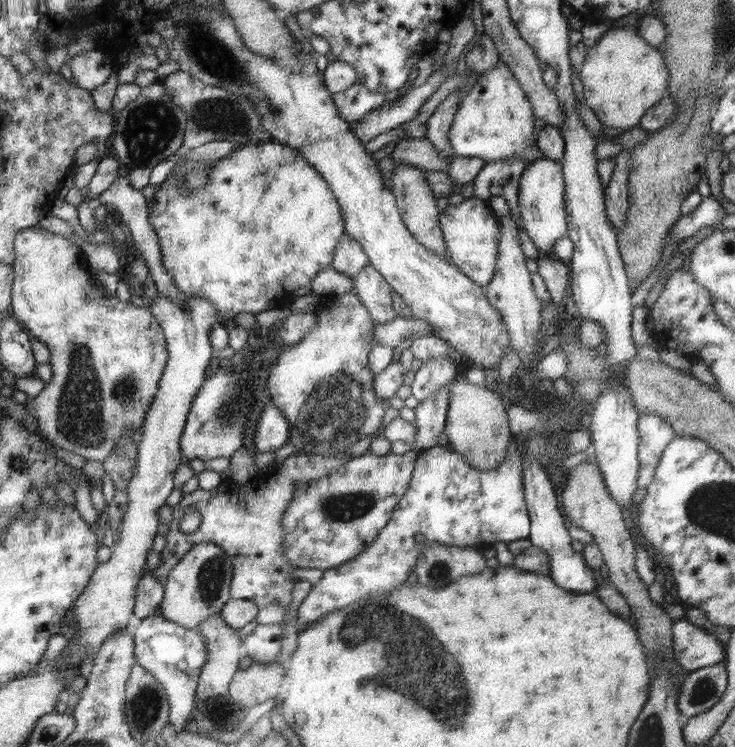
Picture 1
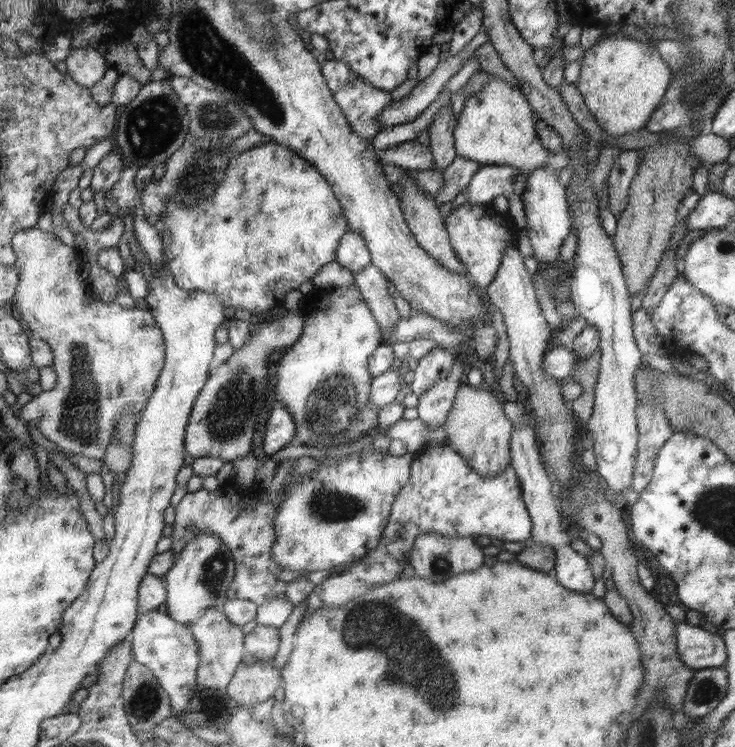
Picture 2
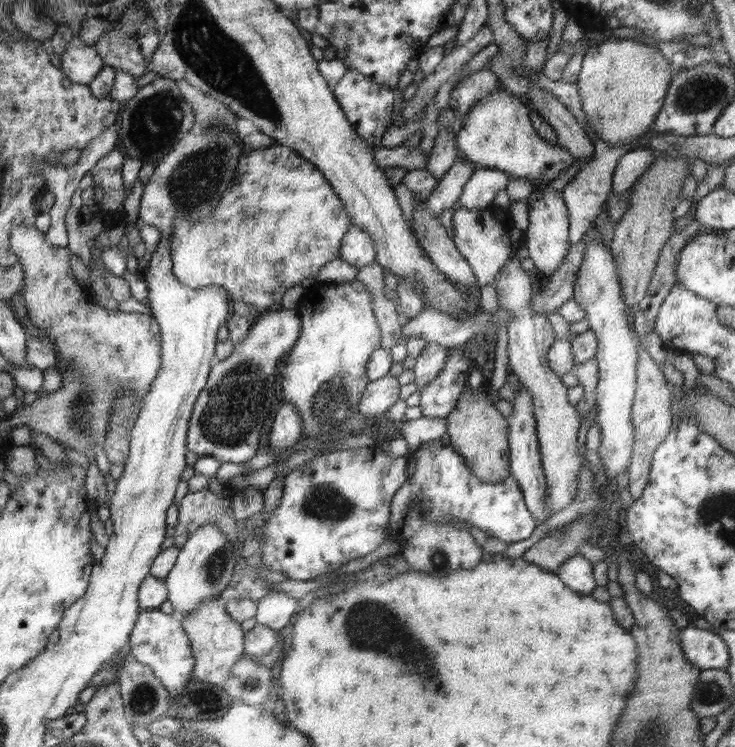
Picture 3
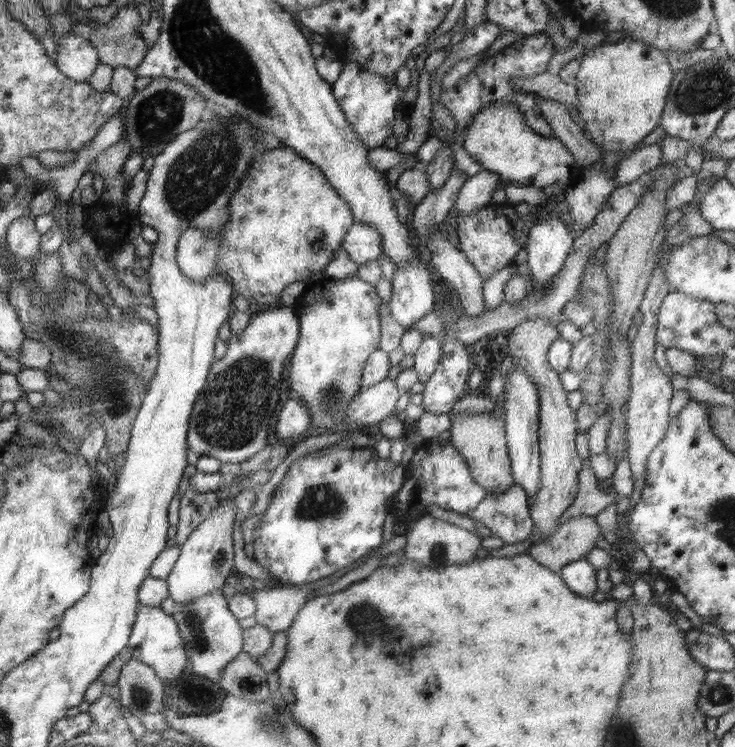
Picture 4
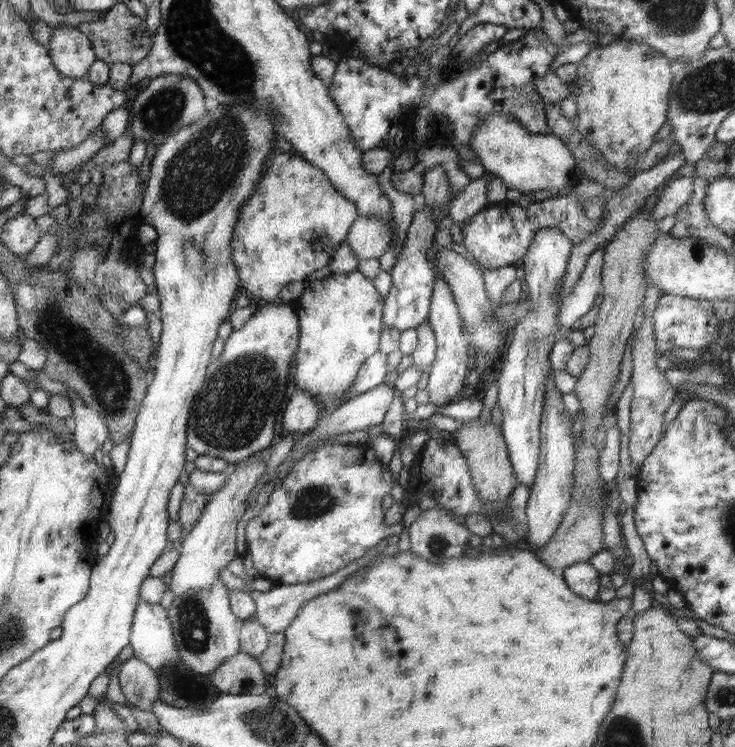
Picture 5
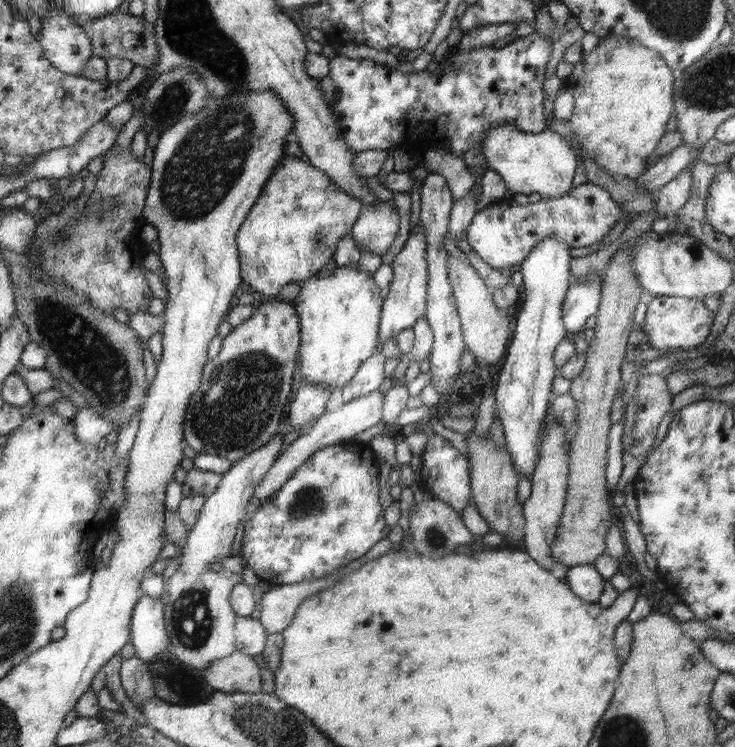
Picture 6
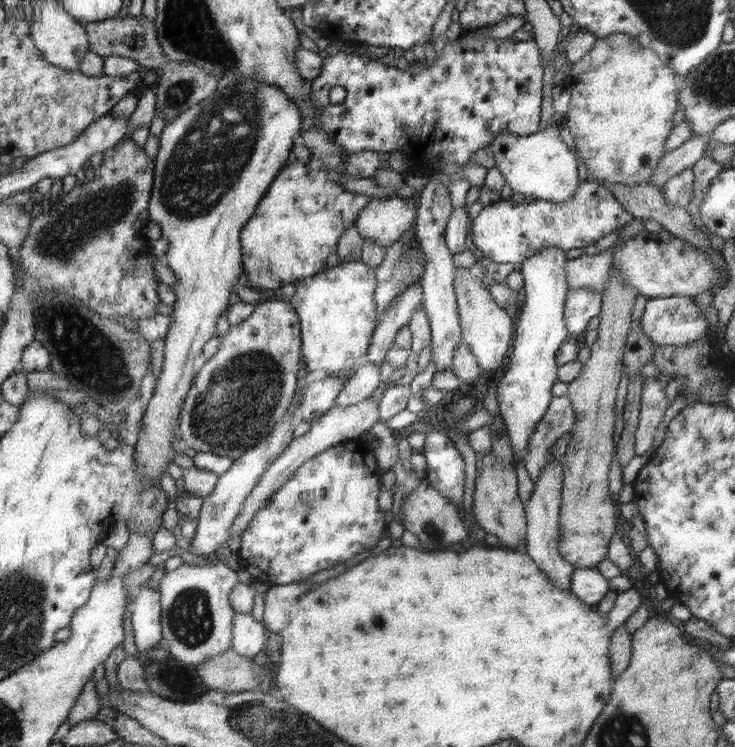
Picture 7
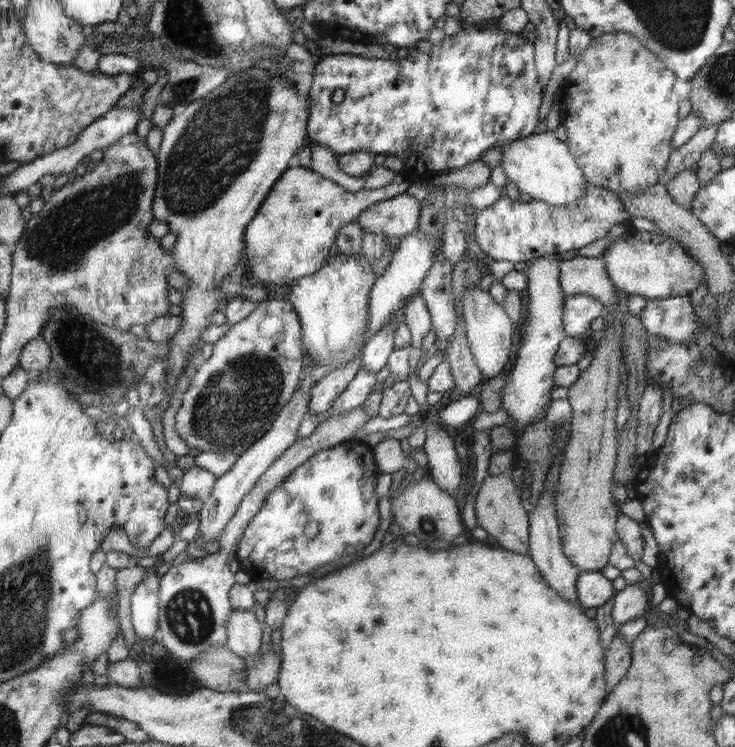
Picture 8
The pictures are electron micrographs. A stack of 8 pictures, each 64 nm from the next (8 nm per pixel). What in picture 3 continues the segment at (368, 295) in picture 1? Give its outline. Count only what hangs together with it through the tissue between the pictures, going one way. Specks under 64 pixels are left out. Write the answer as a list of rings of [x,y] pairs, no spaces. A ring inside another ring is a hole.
[[[374,261],[373,264],[358,269],[355,280],[367,284],[370,288],[371,297],[374,298],[375,317],[382,328],[381,347],[391,350],[402,342],[401,332],[404,318],[399,315],[394,302],[384,295],[387,290],[384,279],[385,274],[382,267]]]

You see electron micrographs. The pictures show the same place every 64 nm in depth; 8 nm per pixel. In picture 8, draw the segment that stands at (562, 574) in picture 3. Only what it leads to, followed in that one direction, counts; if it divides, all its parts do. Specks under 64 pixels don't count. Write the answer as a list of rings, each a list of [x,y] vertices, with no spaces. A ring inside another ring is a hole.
[[[582,571],[577,584],[578,602],[587,611],[606,605],[616,594],[612,581],[604,577],[601,571]]]

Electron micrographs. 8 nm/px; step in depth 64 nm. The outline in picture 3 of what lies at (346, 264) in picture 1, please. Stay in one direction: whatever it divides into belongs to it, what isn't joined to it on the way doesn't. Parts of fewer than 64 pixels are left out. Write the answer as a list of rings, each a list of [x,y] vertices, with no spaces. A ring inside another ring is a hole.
[[[352,225],[343,238],[343,247],[339,251],[339,257],[358,270],[373,264],[375,256],[376,249],[374,249],[374,243],[370,239],[370,233]]]

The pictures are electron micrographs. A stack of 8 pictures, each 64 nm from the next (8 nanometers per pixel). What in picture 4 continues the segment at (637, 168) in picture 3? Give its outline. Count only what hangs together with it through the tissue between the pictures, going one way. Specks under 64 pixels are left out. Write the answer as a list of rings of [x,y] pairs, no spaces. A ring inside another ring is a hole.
[[[653,144],[650,146],[644,146],[631,154],[630,157],[624,157],[620,159],[615,168],[615,182],[618,186],[626,186],[634,180],[638,180],[646,172],[654,170],[661,164],[662,151],[659,144]]]

